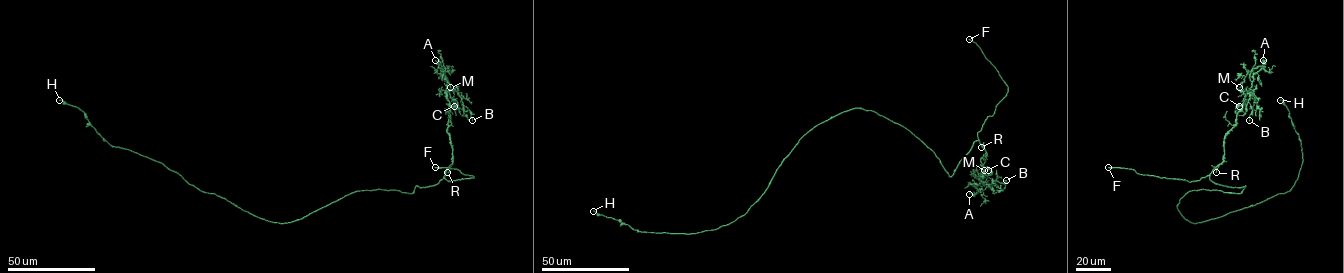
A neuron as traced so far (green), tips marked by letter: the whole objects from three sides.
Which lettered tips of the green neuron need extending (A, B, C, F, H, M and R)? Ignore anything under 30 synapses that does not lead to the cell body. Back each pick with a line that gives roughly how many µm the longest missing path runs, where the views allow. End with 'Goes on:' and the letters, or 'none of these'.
F: about 8 µm are missing
Goes on: F

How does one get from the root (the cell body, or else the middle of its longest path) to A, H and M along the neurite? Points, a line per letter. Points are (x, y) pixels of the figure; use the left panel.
A: (312, 213), (356, 191), (412, 193), (444, 177), (452, 163), (449, 103), (435, 60)
H: (312, 213), (283, 223), (254, 216), (189, 184), (160, 162), (112, 146), (82, 111), (59, 100)
M: (312, 213), (356, 191), (412, 193), (416, 186), (437, 184), (452, 163), (444, 74), (450, 87)

